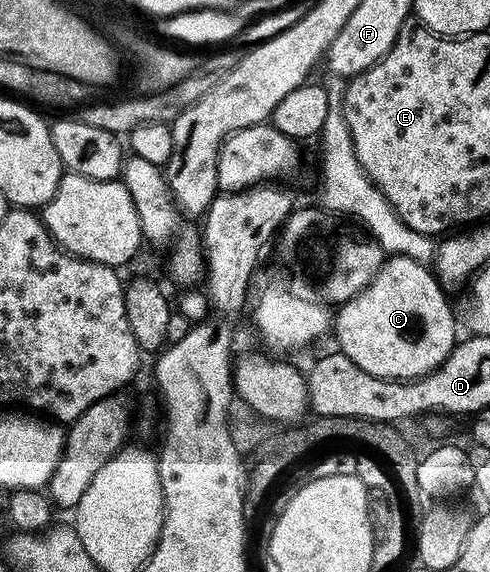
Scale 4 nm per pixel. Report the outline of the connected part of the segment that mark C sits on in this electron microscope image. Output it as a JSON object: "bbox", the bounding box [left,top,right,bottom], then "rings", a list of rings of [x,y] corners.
{"bbox":[332,255,456,381],"rings":[[[406,255],[387,258],[370,286],[337,308],[338,313],[336,311],[332,319],[332,335],[338,338],[337,350],[356,361],[364,373],[372,373],[381,379],[409,381],[427,375],[446,360],[456,342],[454,311],[442,290],[443,284],[425,262],[412,260]]]}

